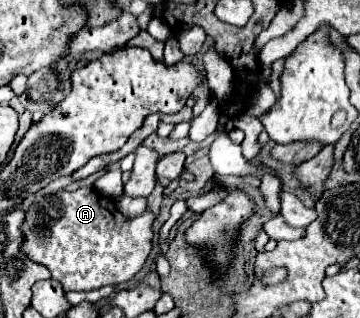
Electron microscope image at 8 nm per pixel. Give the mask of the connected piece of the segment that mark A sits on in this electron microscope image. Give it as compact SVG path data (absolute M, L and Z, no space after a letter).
M80 187L76 191L60 191L56 195L46 195L28 207L24 221L26 243L24 251L36 263L42 263L50 269L52 277L62 283L64 291L94 291L104 285L118 285L132 279L144 265L150 247L152 247L152 213L142 213L140 217L124 217L116 201L98 193L94 187Z

